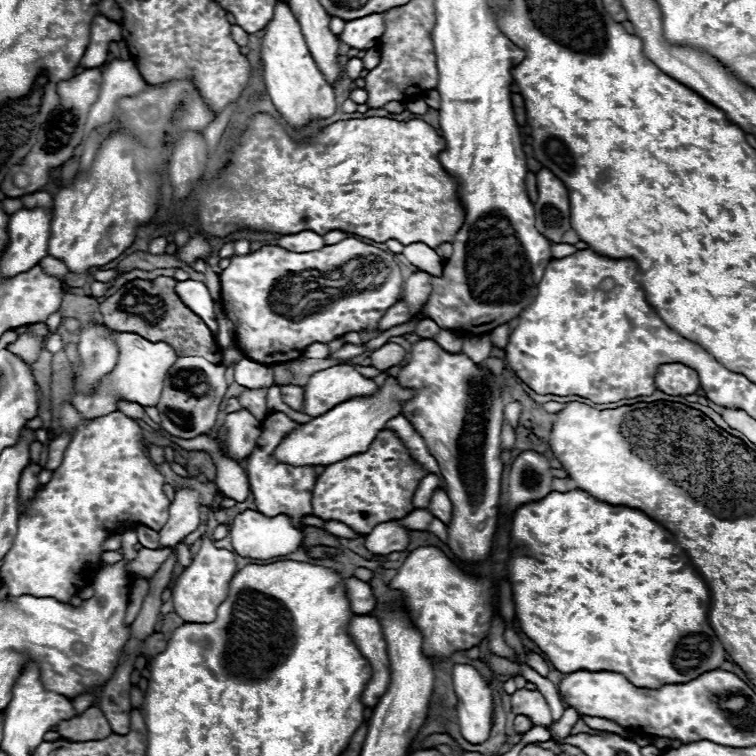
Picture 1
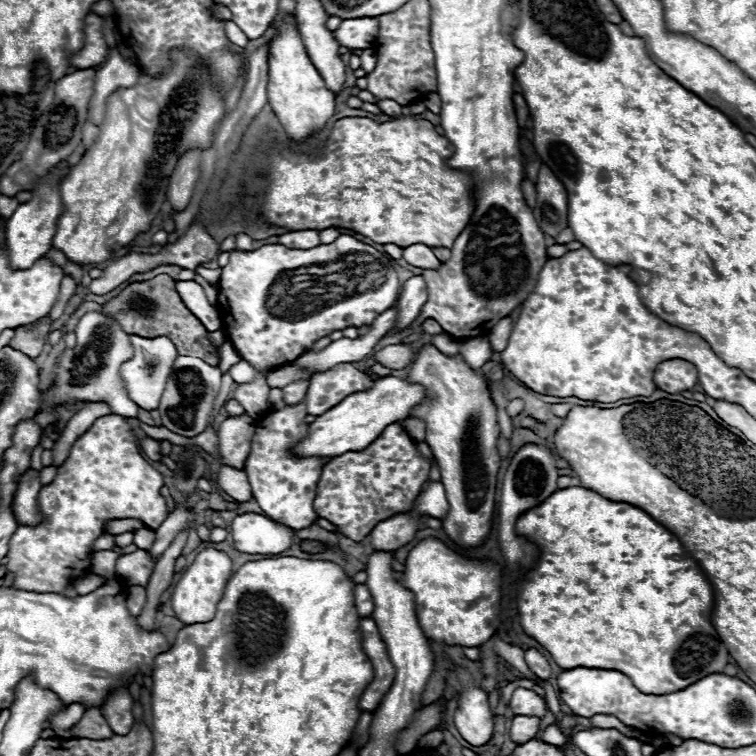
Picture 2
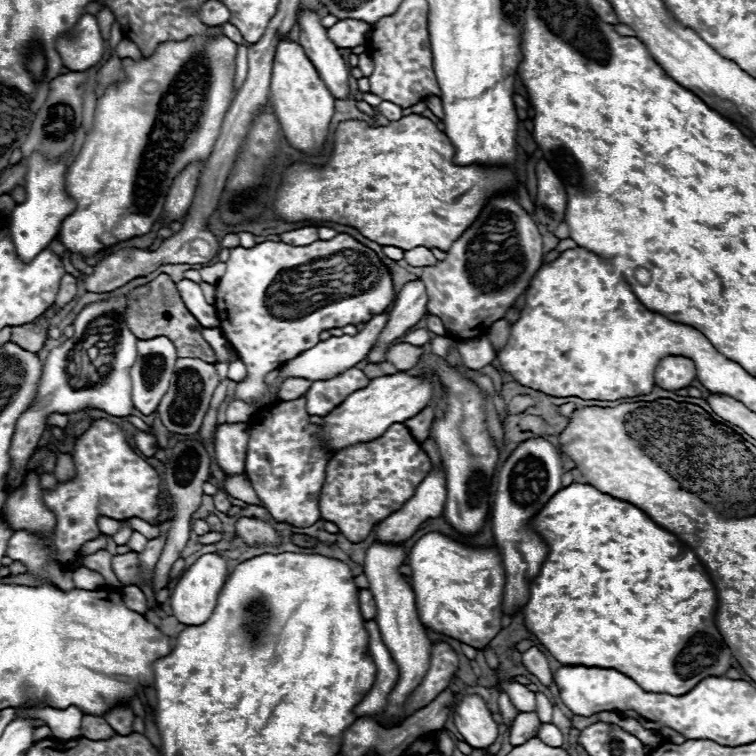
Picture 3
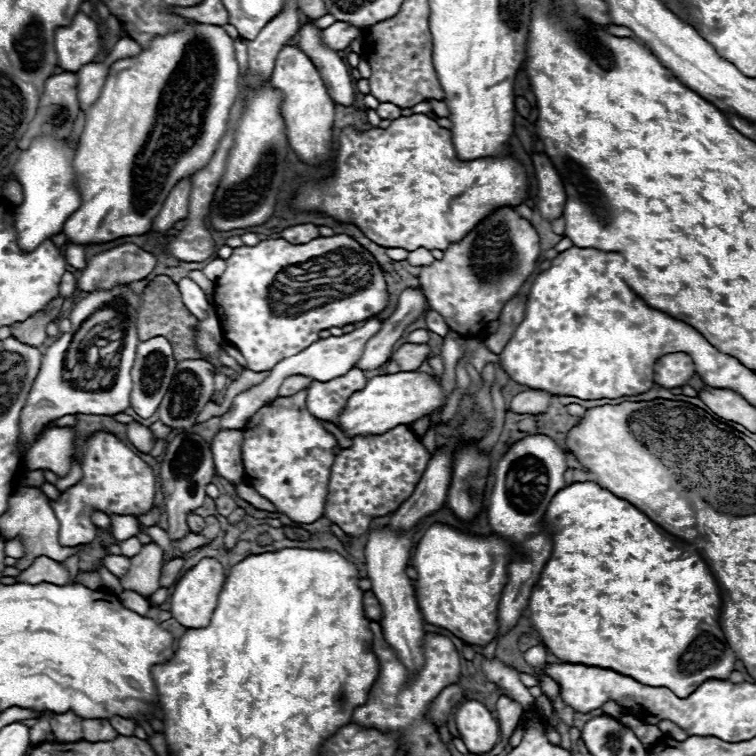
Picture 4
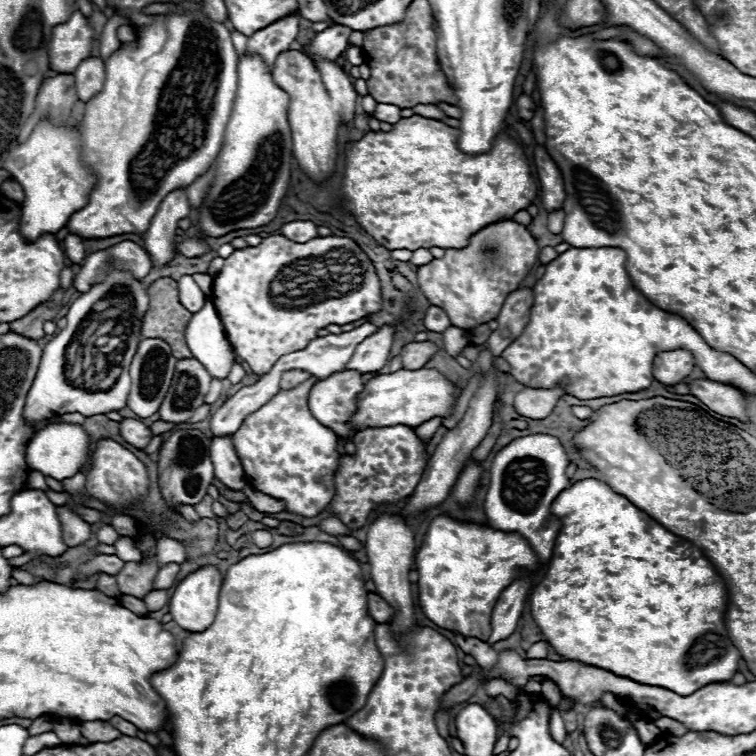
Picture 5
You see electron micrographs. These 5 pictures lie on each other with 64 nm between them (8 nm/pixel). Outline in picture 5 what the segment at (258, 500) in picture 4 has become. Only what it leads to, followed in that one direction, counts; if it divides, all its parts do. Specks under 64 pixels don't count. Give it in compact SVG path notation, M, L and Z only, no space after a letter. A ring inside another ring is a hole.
M244 486L240 492L242 492L242 494L250 500L250 504L252 504L256 510L260 510L260 512L282 512L282 510L284 510L284 504L282 504L282 502L278 502L278 500L274 500L274 498L262 494L262 492L258 492L258 490L252 490L250 486Z

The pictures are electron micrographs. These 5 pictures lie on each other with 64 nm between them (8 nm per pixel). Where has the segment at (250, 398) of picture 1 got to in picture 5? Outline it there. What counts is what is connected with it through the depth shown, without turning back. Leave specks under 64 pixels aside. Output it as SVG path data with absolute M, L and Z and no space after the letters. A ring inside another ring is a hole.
M268 236L258 246L234 250L224 260L224 268L214 278L212 302L238 356L236 360L244 360L256 374L268 374L282 354L306 348L318 336L318 330L330 324L344 326L378 312L382 288L372 260L350 238L318 236L298 244L286 236ZM296 262L302 270L302 282L314 284L298 294L298 308L276 306L270 300L270 282L284 266L298 266Z

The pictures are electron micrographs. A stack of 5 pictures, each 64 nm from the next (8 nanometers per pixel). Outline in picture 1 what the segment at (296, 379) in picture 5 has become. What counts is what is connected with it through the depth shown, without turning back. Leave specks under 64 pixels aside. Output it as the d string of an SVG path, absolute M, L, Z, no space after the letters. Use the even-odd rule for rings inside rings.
M282 386L280 392L282 392L282 400L286 406L290 406L296 412L302 410L302 400L304 400L304 388L302 386Z

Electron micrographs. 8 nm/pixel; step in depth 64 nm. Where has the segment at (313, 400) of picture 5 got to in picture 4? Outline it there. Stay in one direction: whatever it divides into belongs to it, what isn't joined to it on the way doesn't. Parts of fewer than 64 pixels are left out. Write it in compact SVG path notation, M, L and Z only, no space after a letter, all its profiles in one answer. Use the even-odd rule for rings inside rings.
M352 368L344 376L328 382L314 380L308 386L308 412L320 420L334 420L346 404L346 398L350 398L354 390L362 390L362 386L366 386L366 376L360 368Z

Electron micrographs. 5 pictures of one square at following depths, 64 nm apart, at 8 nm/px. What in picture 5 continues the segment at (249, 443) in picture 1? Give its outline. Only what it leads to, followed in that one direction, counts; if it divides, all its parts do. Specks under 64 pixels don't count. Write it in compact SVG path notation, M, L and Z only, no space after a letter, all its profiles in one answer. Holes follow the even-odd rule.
M232 434L216 436L210 442L210 458L214 462L214 476L232 490L242 490L246 486L244 470L236 454Z

